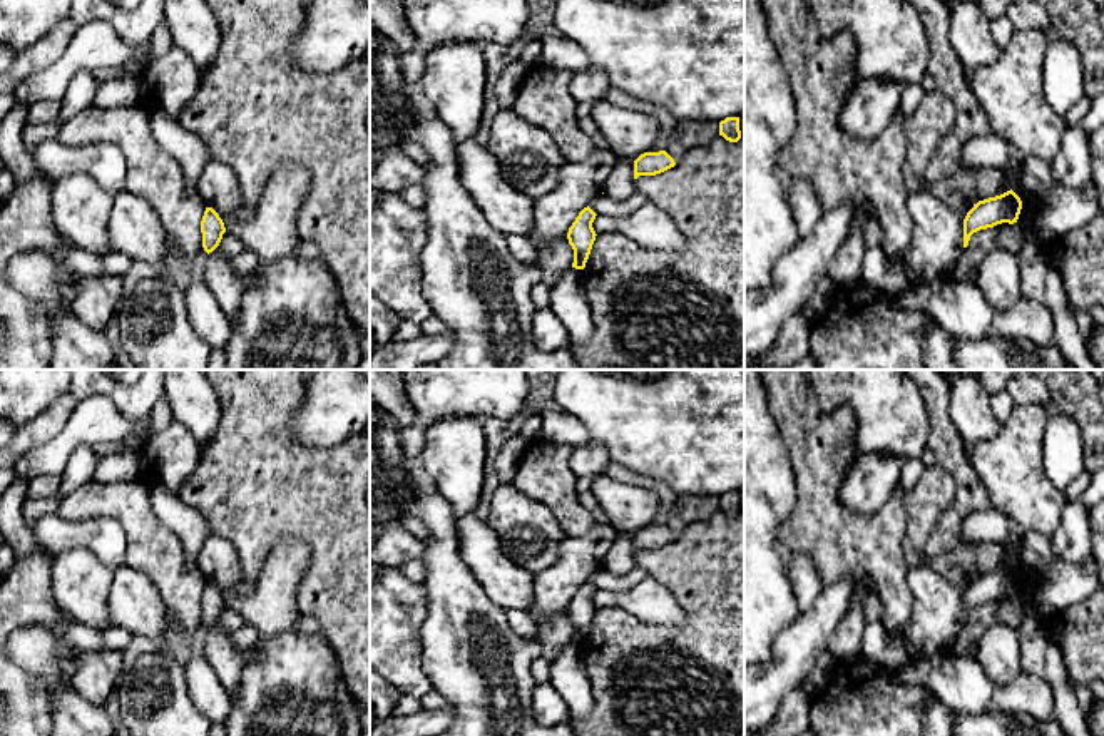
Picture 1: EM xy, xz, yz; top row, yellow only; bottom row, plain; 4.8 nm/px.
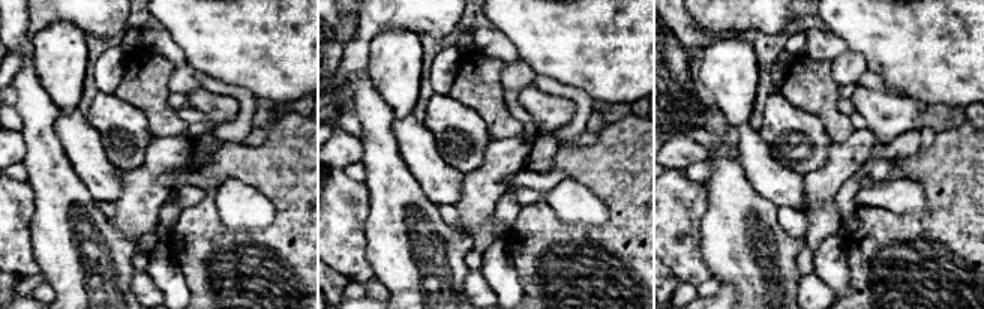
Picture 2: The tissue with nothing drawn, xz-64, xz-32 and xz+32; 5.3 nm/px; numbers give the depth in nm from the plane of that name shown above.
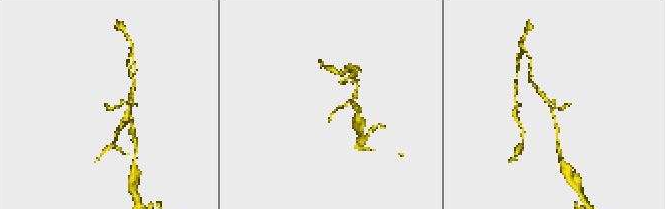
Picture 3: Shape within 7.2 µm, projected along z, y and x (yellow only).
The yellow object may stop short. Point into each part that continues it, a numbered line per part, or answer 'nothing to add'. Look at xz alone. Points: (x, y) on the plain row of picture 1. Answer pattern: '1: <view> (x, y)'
nothing to add

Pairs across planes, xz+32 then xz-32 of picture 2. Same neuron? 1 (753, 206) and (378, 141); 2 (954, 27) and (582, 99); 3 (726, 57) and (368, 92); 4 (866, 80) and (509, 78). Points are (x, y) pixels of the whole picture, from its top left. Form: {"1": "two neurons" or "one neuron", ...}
{"1": "one neuron", "2": "two neurons", "3": "two neurons", "4": "two neurons"}

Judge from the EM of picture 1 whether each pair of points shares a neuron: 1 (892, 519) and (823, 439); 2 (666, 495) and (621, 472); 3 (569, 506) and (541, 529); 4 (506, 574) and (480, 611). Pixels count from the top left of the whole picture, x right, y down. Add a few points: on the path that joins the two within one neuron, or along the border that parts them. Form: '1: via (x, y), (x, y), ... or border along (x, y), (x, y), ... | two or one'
1: via (860, 524), (848, 524), (823, 499), (823, 470) | one
2: via (654, 485), (633, 479) | one
3: border along (522, 494), (542, 502), (567, 536) | two
4: border along (467, 564), (480, 587), (506, 611) | two

